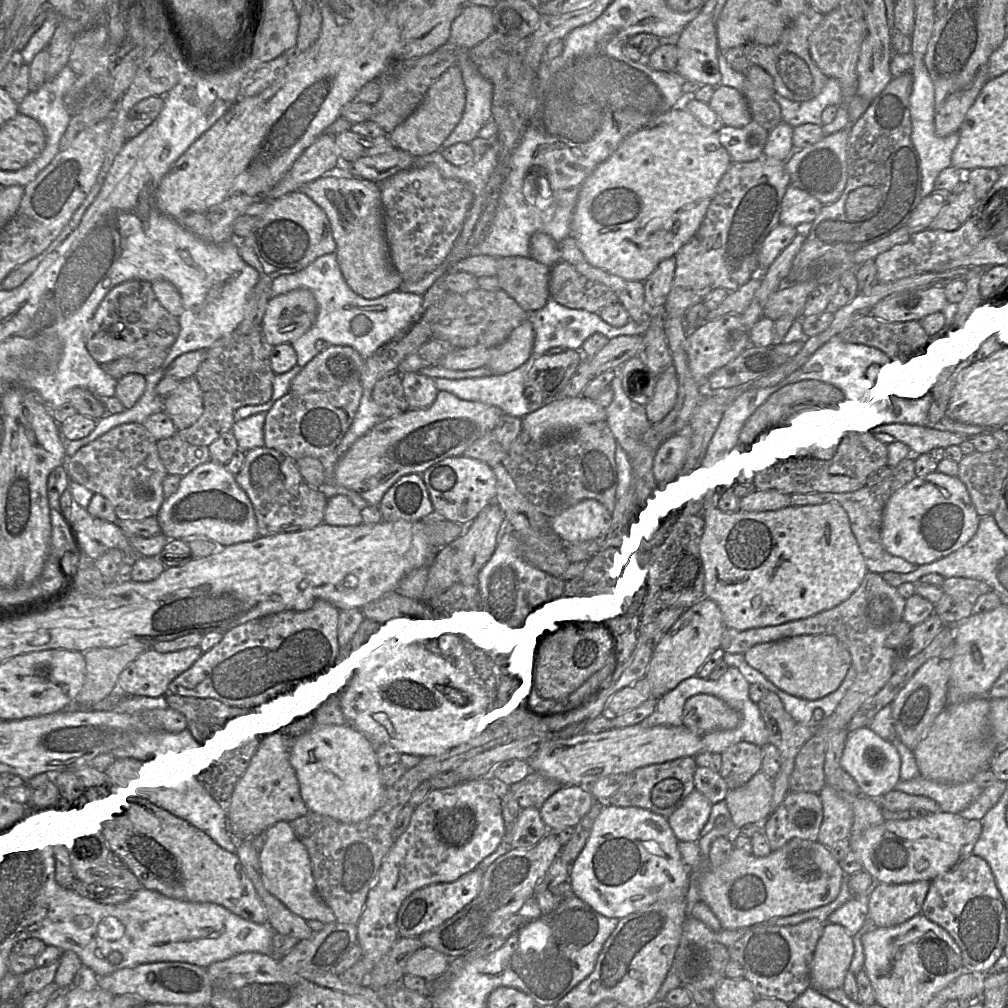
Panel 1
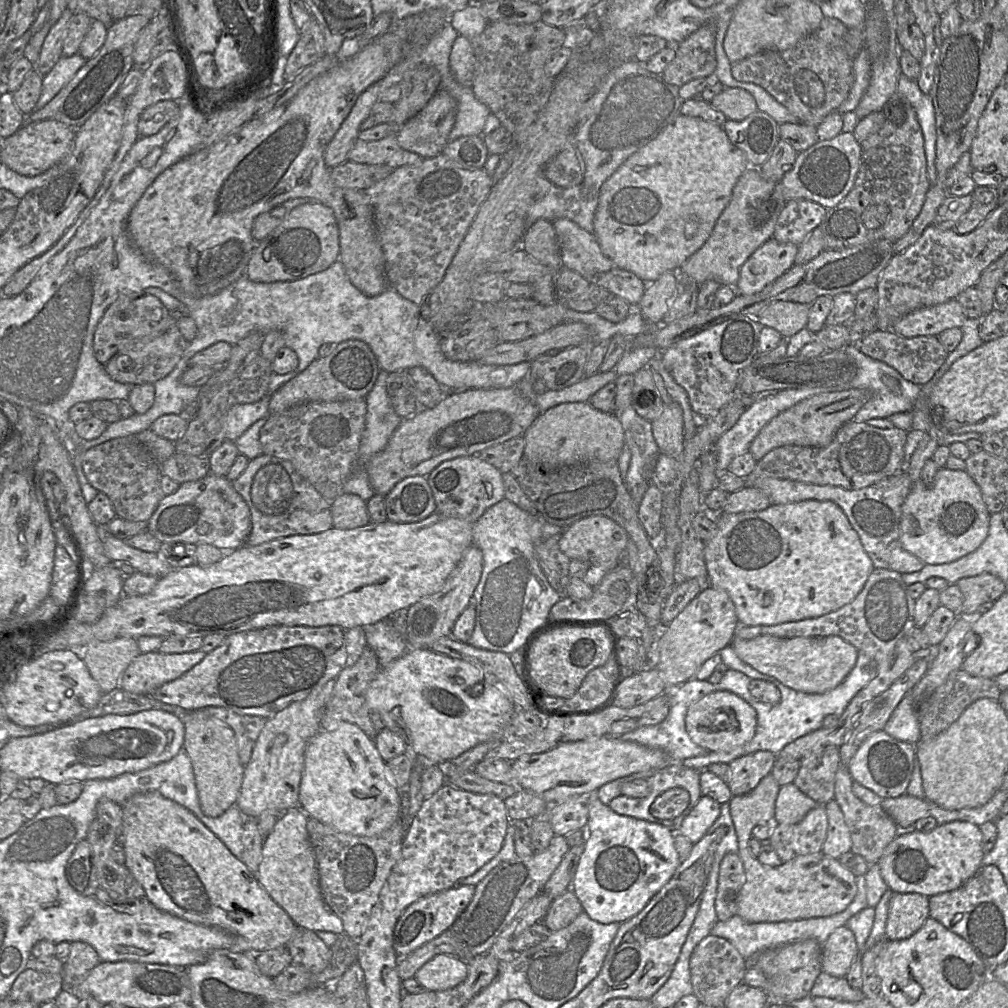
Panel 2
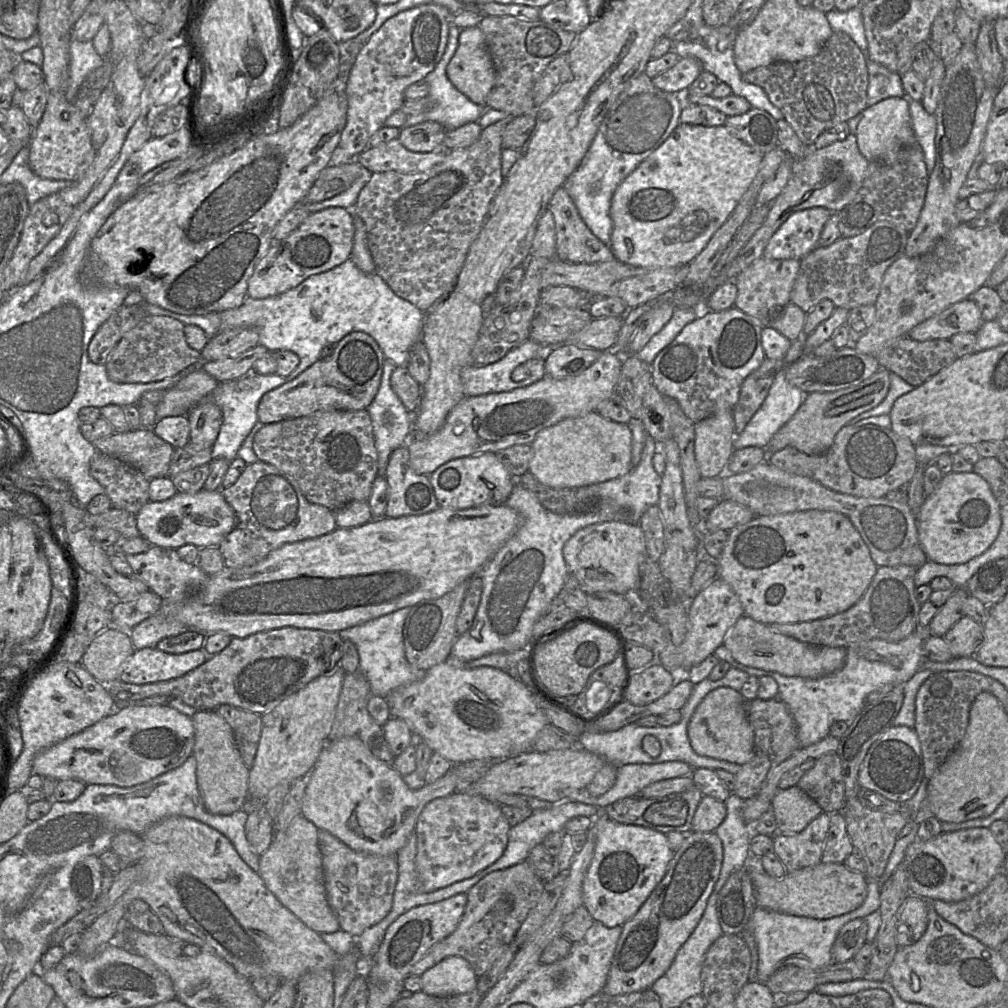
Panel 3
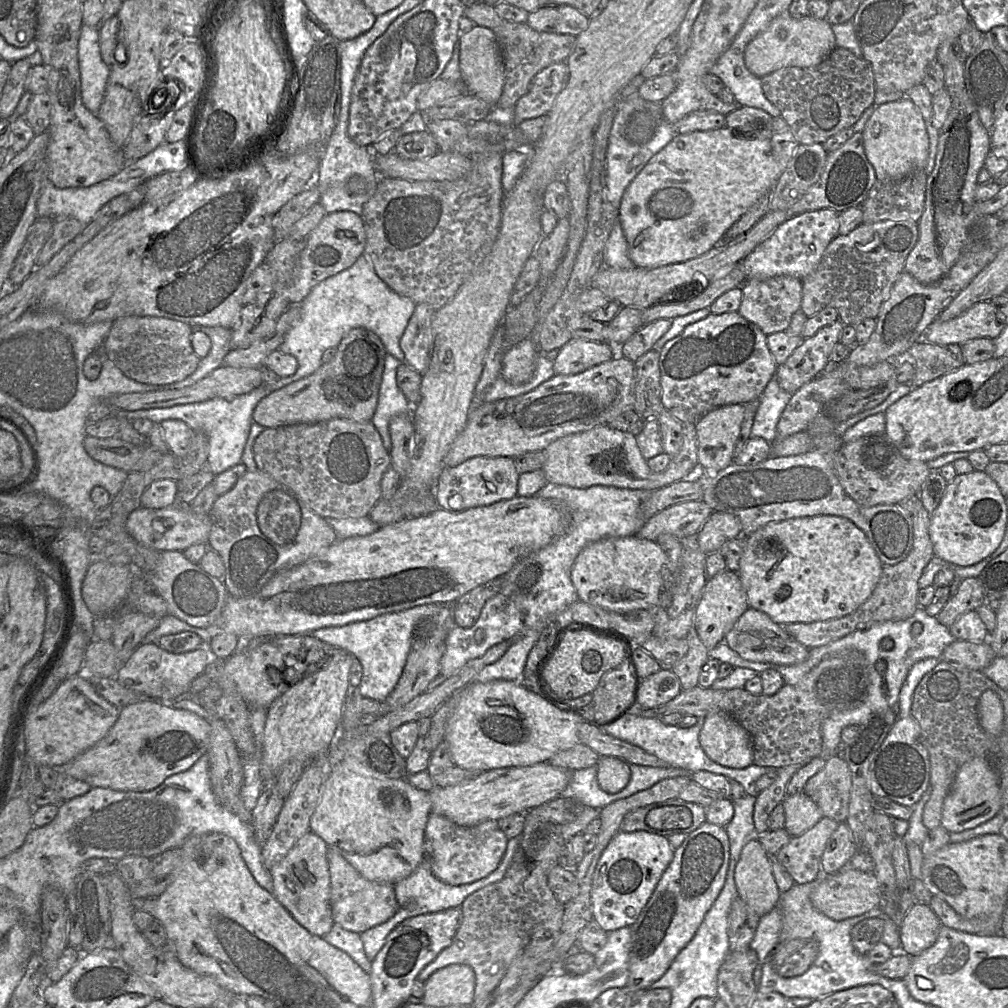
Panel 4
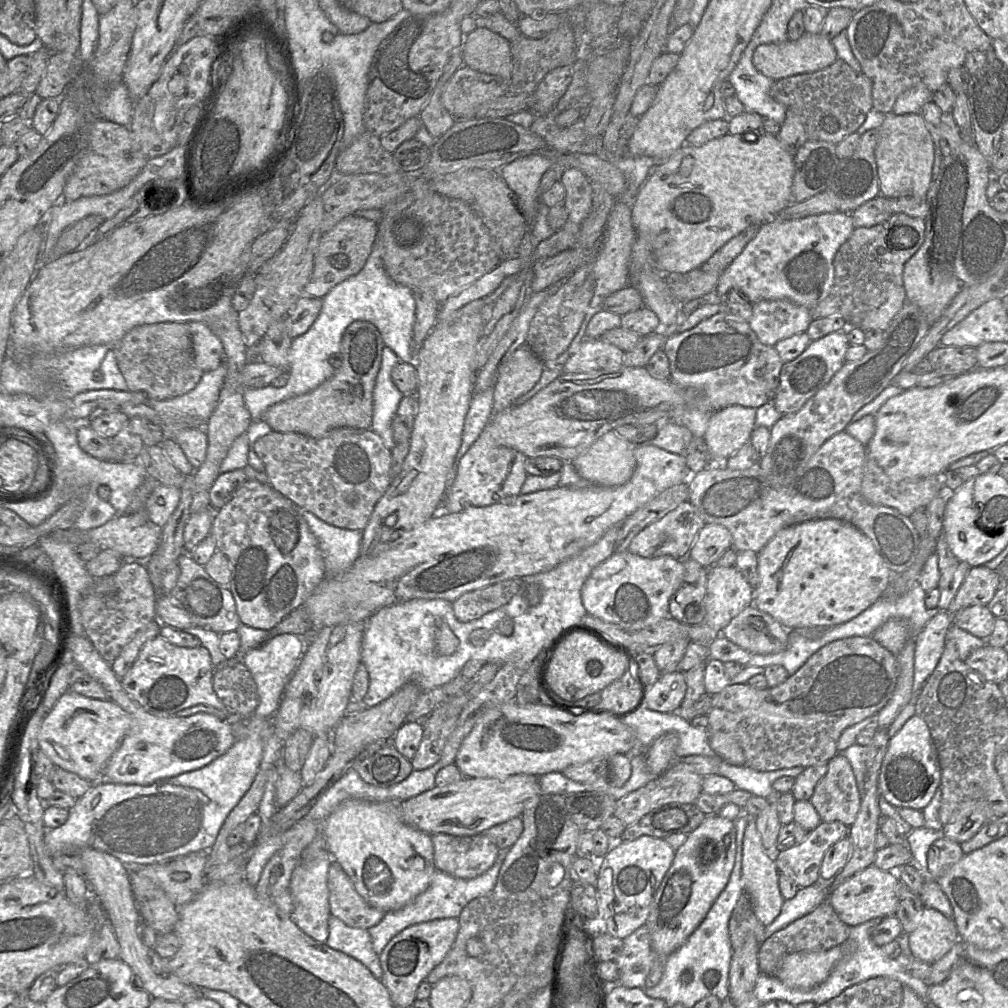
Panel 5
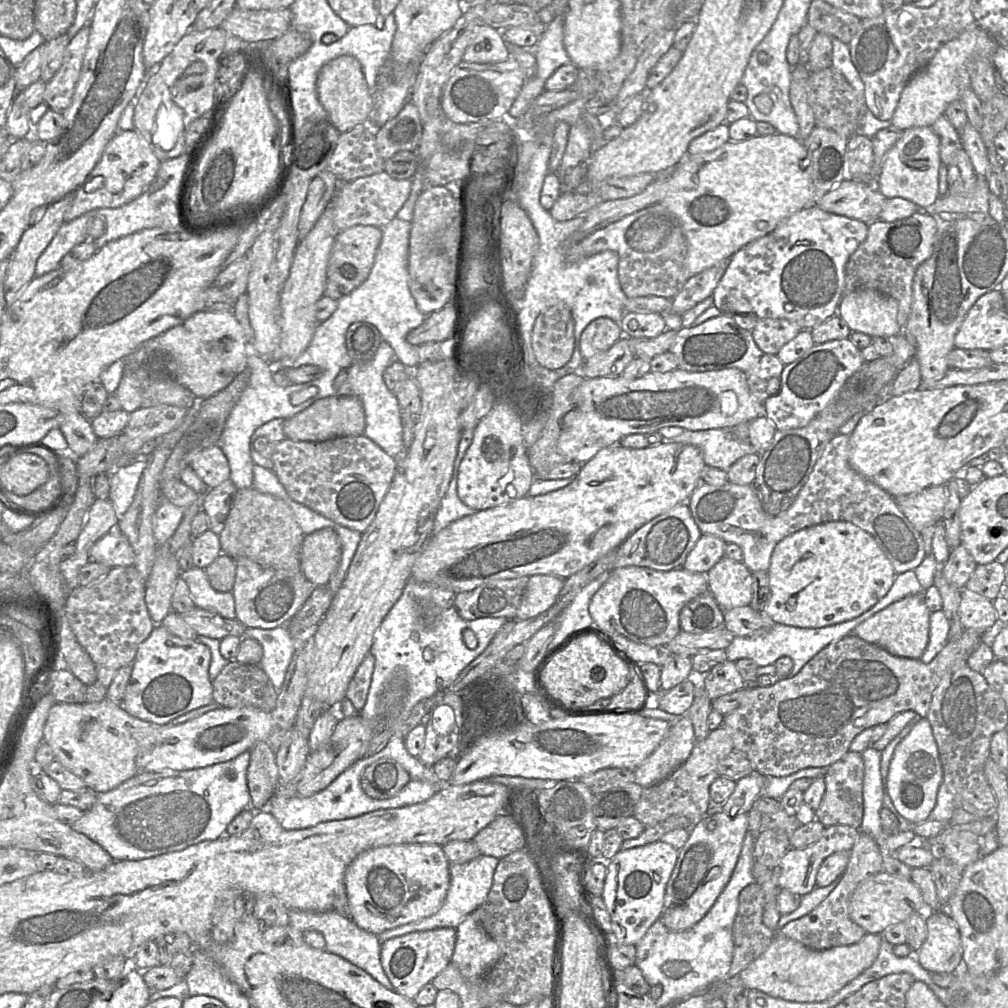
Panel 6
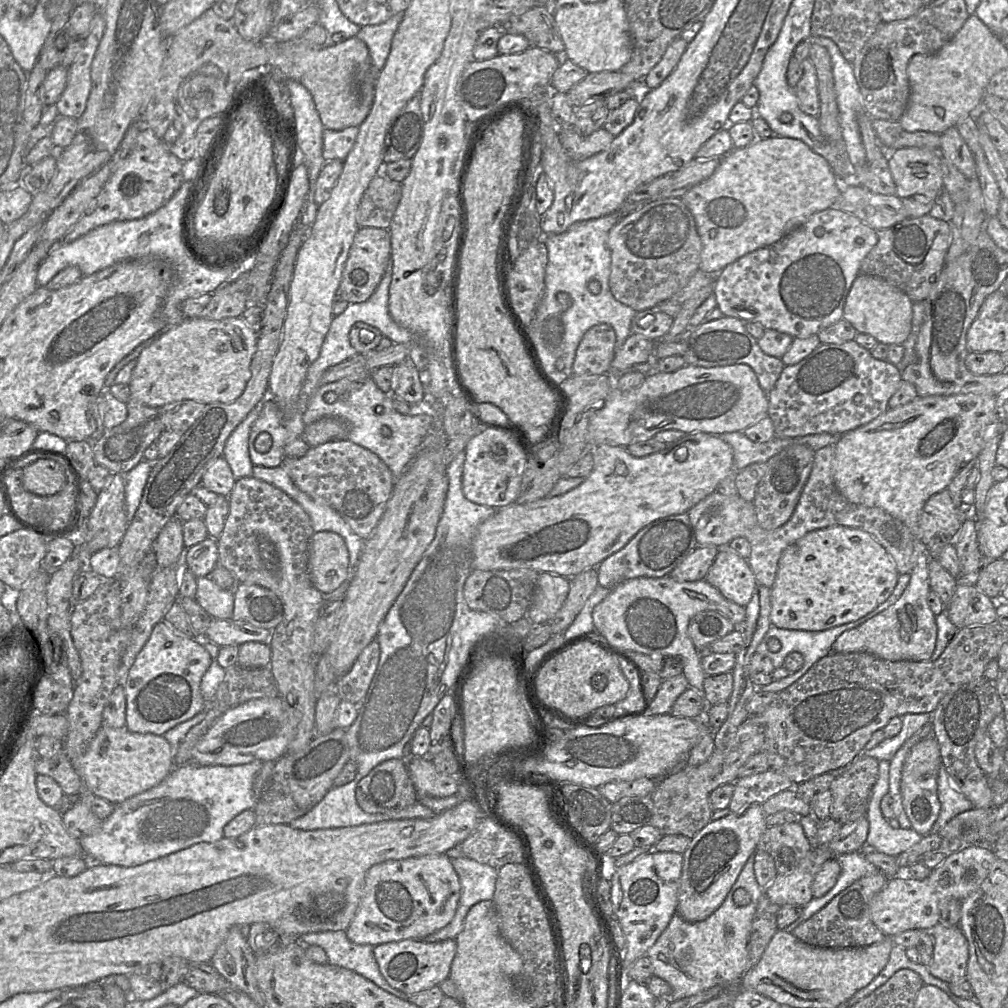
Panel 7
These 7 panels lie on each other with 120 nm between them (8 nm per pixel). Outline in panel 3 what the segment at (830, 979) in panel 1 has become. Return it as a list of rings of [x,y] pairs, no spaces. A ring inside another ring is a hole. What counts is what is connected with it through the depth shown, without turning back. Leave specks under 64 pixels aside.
[[[863,918],[850,921],[839,931],[832,947],[834,963],[853,960],[861,947],[867,943],[867,923]]]

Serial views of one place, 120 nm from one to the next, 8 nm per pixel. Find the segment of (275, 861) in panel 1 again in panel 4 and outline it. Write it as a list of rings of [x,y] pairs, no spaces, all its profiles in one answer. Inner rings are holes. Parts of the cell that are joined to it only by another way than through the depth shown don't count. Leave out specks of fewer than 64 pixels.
[[[311,830],[270,870],[273,895],[293,918],[310,933],[323,937],[334,925],[327,844]]]

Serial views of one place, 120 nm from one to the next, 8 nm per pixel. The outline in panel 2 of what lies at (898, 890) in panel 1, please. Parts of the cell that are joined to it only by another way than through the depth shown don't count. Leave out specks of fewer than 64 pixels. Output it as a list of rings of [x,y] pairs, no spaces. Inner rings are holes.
[[[893,893],[888,908],[885,936],[888,940],[911,937],[929,916],[930,897],[919,893]]]

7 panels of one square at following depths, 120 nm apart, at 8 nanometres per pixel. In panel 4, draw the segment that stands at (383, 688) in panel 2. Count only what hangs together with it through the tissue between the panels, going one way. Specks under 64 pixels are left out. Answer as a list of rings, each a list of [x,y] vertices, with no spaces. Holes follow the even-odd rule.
[[[494,680],[485,683],[473,681],[454,694],[459,694],[459,703],[454,710],[451,718],[449,719],[444,734],[444,740],[448,744],[452,761],[456,766],[460,768],[474,772],[485,772],[488,770],[499,768],[532,766],[537,763],[547,762],[556,753],[569,749],[574,745],[580,743],[579,730],[580,725],[585,722],[583,718],[578,713],[569,713],[557,709],[546,700],[544,700],[541,695],[528,691],[521,683],[507,680]]]

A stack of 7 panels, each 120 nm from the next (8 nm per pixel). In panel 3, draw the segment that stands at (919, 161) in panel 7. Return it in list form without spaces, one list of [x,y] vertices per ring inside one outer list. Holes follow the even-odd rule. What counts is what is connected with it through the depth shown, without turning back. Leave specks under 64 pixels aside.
[[[890,97],[867,106],[862,111],[855,135],[858,149],[868,161],[894,163],[903,148],[916,142],[907,100],[904,97]]]

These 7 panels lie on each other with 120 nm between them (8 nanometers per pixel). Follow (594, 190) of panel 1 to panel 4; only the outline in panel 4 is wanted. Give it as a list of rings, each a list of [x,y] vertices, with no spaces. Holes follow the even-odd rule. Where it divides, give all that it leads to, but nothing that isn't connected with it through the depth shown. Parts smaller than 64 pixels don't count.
[[[726,126],[709,130],[694,131],[688,134],[676,134],[675,137],[639,172],[626,188],[618,208],[618,220],[628,243],[628,254],[637,268],[658,268],[666,265],[685,262],[697,258],[715,247],[726,231],[737,222],[765,193],[772,190],[781,176],[781,171],[774,158],[770,139],[741,139],[736,136],[737,129]]]

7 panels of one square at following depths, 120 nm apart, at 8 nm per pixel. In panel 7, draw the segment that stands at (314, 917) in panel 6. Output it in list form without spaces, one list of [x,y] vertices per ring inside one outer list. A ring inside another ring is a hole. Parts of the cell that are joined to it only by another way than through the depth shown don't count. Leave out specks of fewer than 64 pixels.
[[[346,930],[307,933],[297,939],[301,944],[322,947],[329,963],[362,975],[396,997],[409,999],[408,995],[391,987],[381,974],[373,952],[374,946],[353,943],[347,937]]]

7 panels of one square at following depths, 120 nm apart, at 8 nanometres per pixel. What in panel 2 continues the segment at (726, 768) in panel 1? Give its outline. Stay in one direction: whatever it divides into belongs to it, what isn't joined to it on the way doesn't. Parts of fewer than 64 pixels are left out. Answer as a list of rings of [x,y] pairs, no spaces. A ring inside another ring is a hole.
[[[769,751],[754,753],[736,758],[729,763],[728,787],[733,796],[748,794],[759,782],[771,774],[776,755]]]

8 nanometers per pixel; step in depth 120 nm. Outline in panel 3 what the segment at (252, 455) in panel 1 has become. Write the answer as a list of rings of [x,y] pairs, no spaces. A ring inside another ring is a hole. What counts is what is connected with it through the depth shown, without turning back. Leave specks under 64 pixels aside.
[[[260,460],[247,464],[236,482],[228,488],[221,488],[221,493],[233,508],[237,518],[235,528],[218,547],[224,558],[224,565],[229,568],[252,566],[284,544],[317,538],[331,533],[337,528],[335,514],[332,510],[309,502],[290,475]]]

